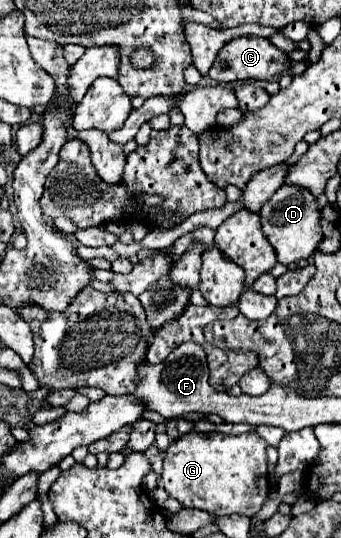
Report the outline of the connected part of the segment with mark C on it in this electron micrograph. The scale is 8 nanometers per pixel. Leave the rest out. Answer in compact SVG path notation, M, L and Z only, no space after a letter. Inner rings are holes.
M244 35L228 41L222 51L218 51L218 57L214 65L210 67L210 77L218 83L230 83L238 79L258 79L258 81L270 81L276 75L282 75L290 69L290 59L284 51L280 51L270 39Z

